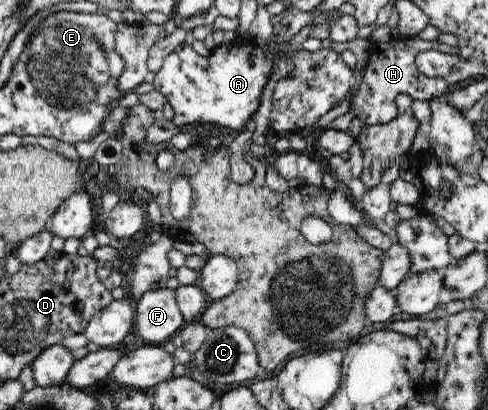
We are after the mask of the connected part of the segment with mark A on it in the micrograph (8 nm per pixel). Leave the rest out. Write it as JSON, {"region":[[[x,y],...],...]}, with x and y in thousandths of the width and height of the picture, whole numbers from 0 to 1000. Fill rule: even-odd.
{"region":[[[568,76],[553,88],[549,107],[529,112],[443,112],[426,137],[412,137],[381,102],[346,132],[320,178],[316,217],[330,224],[359,273],[357,302],[367,310],[410,298],[439,298],[475,317],[502,315],[533,259],[539,222],[566,166],[566,149],[586,141],[592,100],[582,122],[572,120]]]}

